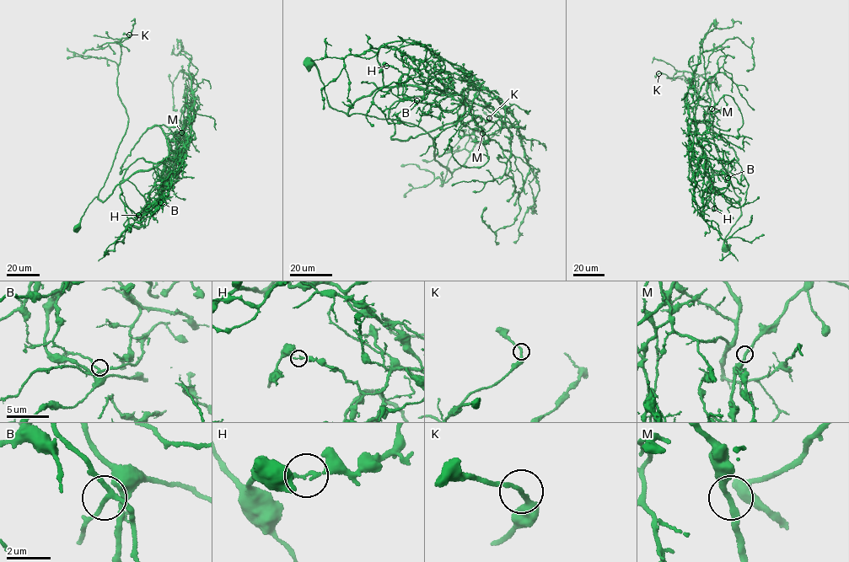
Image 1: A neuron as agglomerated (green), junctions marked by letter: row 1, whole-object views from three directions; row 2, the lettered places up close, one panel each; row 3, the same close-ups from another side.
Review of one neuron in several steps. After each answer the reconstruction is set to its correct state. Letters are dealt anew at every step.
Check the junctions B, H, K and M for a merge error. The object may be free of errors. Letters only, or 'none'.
H

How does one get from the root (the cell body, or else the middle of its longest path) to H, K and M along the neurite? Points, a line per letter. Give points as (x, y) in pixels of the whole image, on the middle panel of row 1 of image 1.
H: (308, 63), (317, 70), (330, 105), (347, 115), (355, 101), (383, 86), (382, 72), (378, 72), (387, 65)
K: (308, 63), (331, 108), (421, 128), (451, 172), (465, 162), (470, 136), (489, 118)
M: (308, 63), (317, 70), (330, 105), (346, 115), (373, 90), (416, 84), (459, 94), (482, 133)

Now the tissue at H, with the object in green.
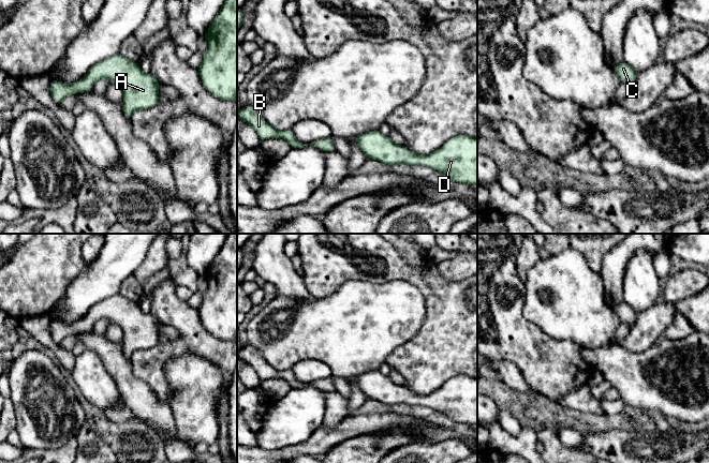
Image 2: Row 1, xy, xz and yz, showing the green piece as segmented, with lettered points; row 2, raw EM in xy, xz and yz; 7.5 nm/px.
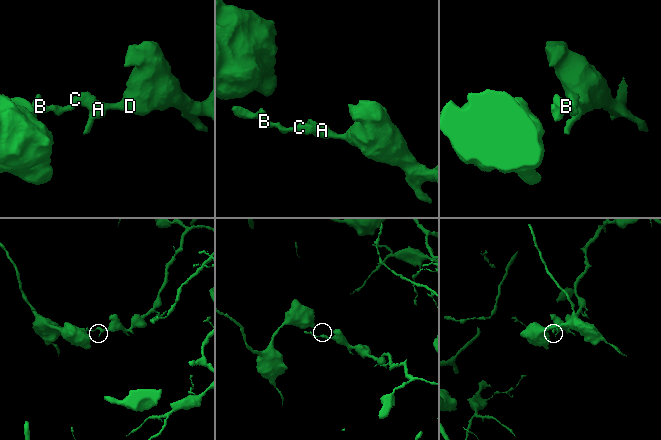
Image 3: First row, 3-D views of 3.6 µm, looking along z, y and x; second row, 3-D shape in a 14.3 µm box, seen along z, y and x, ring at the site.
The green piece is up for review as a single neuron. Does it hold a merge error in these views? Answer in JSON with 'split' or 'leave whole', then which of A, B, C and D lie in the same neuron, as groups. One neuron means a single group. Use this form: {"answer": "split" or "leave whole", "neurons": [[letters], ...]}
{"answer": "split", "neurons": [["A", "C", "D"], ["B"]]}

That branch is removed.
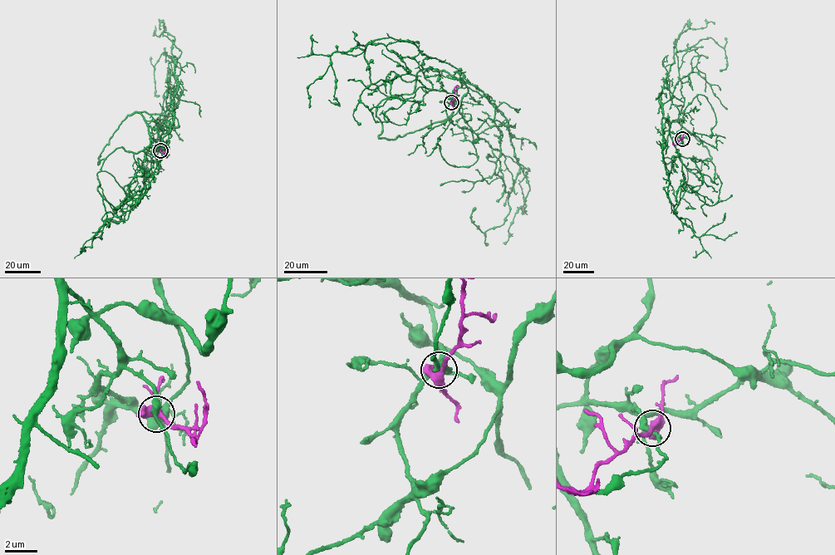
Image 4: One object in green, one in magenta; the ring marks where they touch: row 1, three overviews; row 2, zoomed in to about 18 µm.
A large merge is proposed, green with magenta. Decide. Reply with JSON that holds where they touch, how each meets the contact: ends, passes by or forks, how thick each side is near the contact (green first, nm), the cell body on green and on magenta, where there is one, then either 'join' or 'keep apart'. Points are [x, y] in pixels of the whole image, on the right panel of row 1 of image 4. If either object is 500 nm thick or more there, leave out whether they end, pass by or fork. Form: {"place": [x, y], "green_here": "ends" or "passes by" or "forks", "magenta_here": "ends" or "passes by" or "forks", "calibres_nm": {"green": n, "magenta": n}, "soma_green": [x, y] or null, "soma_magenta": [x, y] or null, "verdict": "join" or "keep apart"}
{"place": [682, 139], "green_here": "passes by", "magenta_here": "forks", "calibres_nm": {"green": 320, "magenta": 380}, "soma_green": null, "soma_magenta": null, "verdict": "keep apart"}

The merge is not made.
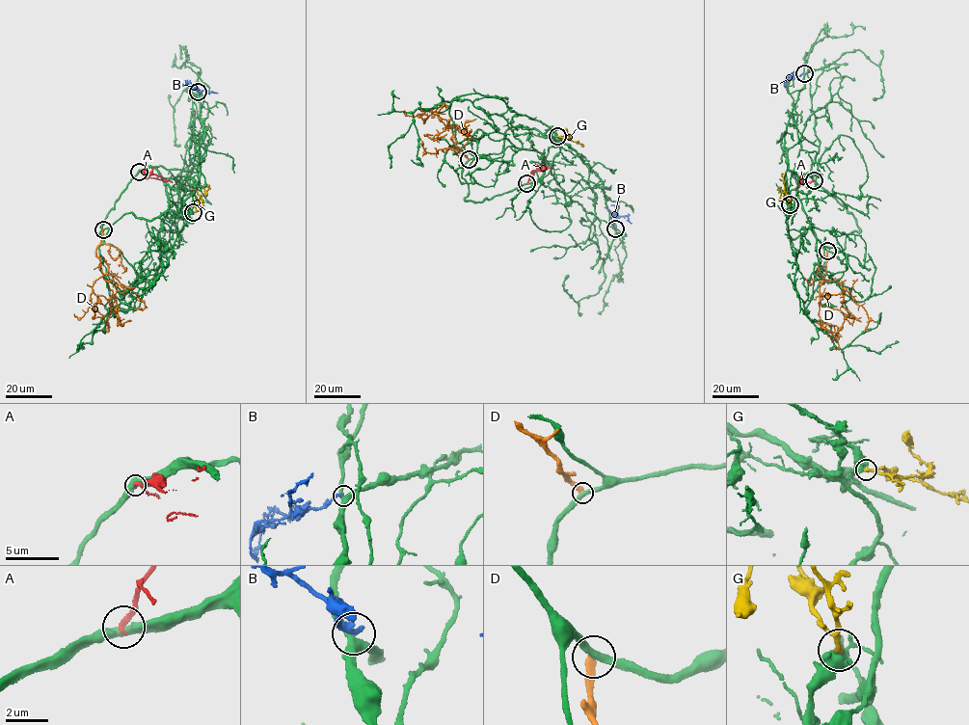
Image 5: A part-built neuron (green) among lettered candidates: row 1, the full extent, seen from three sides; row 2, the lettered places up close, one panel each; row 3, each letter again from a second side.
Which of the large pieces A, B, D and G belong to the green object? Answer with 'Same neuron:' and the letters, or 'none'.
Same neuron: none

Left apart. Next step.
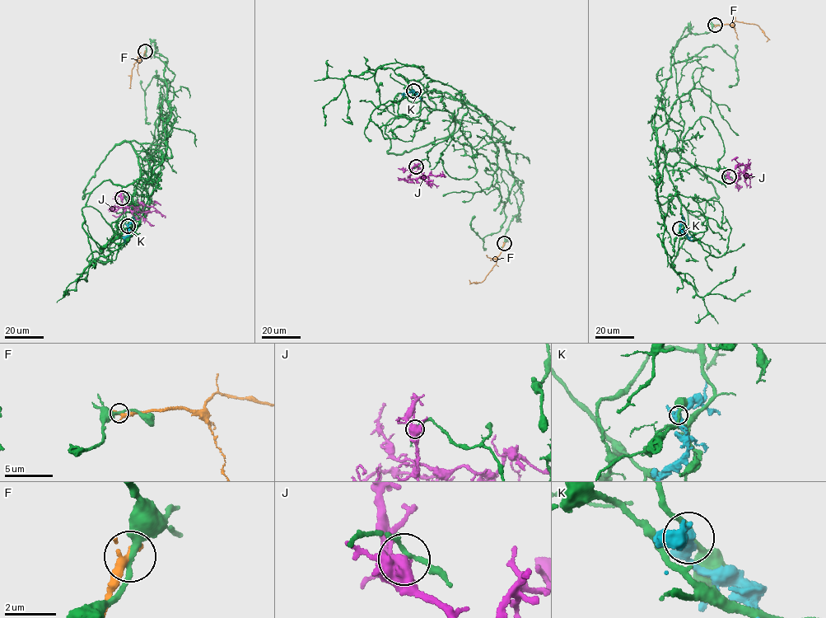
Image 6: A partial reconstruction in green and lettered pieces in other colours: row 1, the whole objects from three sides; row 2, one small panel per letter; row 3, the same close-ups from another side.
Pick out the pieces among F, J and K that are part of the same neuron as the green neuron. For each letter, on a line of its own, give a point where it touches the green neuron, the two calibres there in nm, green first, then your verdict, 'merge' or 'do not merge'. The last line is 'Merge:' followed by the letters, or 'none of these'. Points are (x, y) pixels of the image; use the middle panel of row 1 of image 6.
F: (504, 243) | 240/260 nm | do not merge
J: (416, 166) | 160/550 nm | do not merge
K: (413, 91) | 200/380 nm | do not merge
Merge: none of these

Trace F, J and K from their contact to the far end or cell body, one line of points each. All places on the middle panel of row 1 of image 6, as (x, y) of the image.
F: (504, 243), (494, 265), (483, 280), (470, 283), (469, 279)
J: (416, 166), (412, 167), (413, 173), (442, 175)
K: (413, 91), (403, 95)

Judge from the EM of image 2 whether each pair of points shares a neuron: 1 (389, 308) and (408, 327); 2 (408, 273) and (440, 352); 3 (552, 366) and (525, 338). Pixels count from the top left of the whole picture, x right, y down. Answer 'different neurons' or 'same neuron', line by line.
1: same neuron
2: same neuron
3: same neuron

